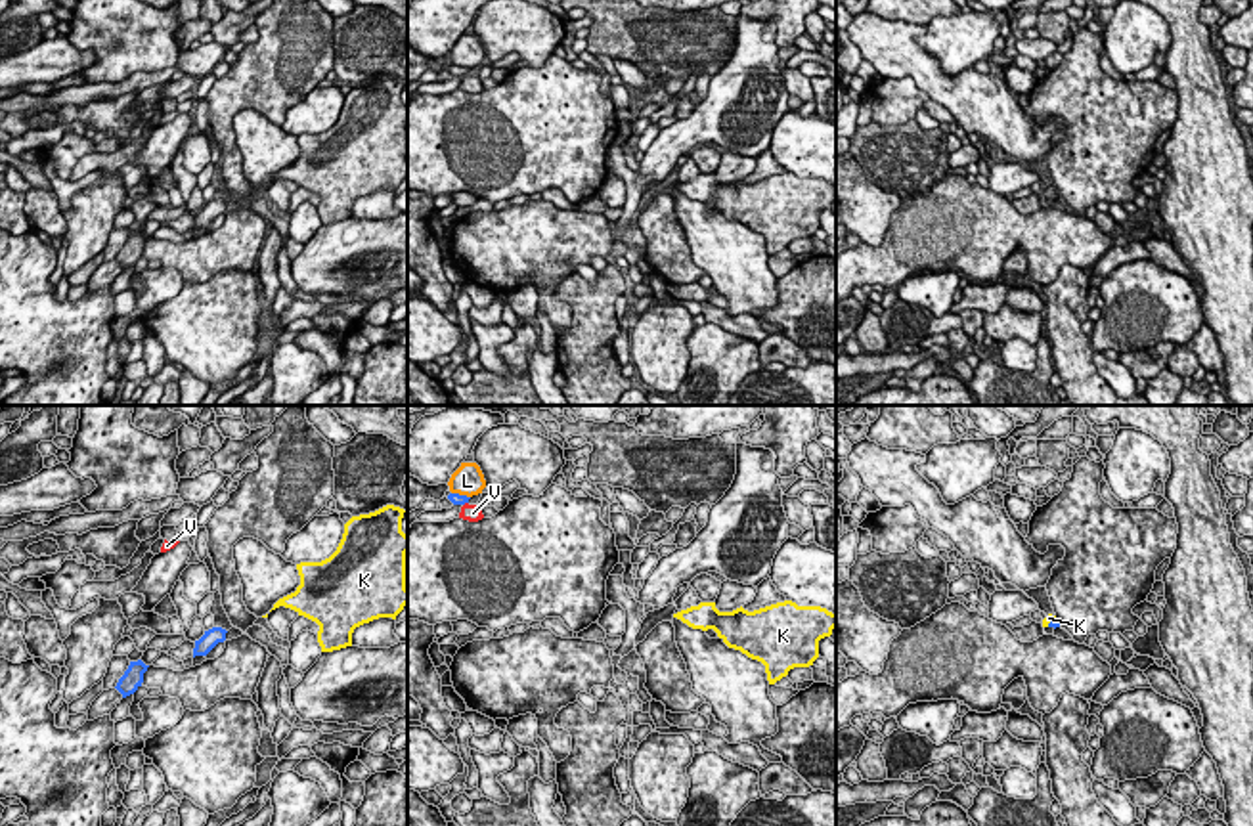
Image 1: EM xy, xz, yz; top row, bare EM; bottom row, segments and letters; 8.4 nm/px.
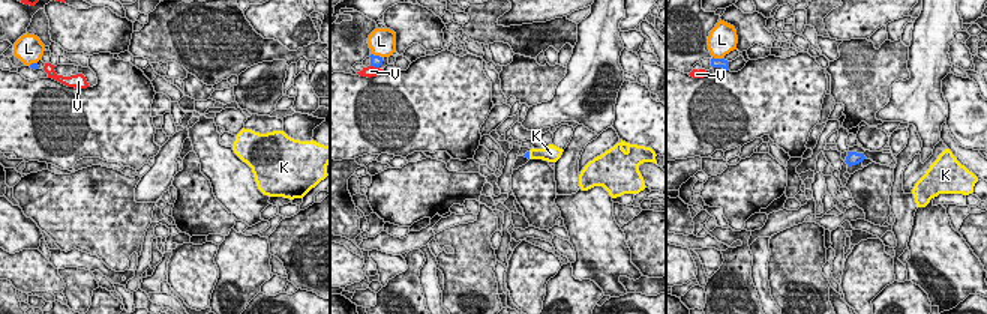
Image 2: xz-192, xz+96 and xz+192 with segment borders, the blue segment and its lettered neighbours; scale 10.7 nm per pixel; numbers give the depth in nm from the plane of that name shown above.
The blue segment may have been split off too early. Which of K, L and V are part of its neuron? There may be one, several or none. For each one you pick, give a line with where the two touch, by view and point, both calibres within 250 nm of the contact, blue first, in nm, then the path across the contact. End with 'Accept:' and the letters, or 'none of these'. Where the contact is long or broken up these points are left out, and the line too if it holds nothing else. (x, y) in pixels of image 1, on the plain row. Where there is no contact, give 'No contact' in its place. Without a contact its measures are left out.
K: Touches blue at yz (1051, 194). Thickness 60 nm (blue) against 70 nm. Path across: yz (1053, 195), (1051, 194), (1049, 190)
Accept: K

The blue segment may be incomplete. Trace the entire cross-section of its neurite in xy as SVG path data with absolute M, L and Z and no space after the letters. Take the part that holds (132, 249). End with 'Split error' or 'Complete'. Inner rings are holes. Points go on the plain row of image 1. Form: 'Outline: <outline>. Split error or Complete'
Outline: M142 231L130 233L128 241L115 258L122 266L122 270L134 266L142 258L147 239L149 237L145 237Z. Complete

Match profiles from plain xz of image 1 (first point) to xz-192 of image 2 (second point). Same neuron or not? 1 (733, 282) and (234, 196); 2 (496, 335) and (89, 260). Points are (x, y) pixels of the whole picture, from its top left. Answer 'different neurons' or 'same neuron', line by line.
1: same neuron
2: different neurons

